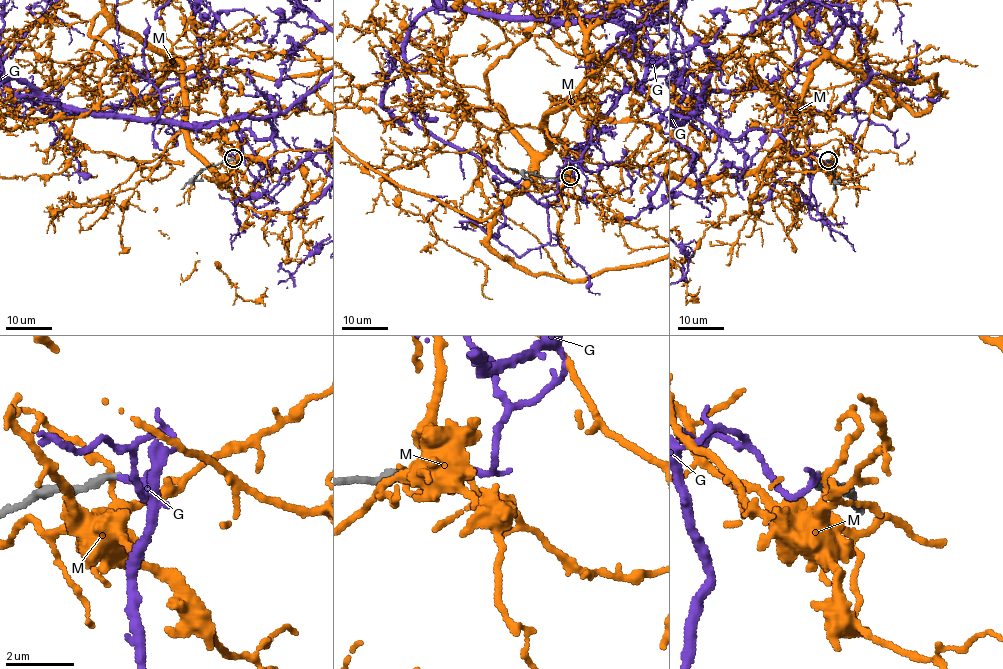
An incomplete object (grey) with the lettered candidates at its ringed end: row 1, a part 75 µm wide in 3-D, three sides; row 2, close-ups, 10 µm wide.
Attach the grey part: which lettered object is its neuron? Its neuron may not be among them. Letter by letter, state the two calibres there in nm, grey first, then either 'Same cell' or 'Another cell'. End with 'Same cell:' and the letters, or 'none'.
G: Thickness 190 nm (grey) against 180 nm. Same cell
M: Thickness 200 nm (grey) against 140 nm. Another cell
Same cell: G

